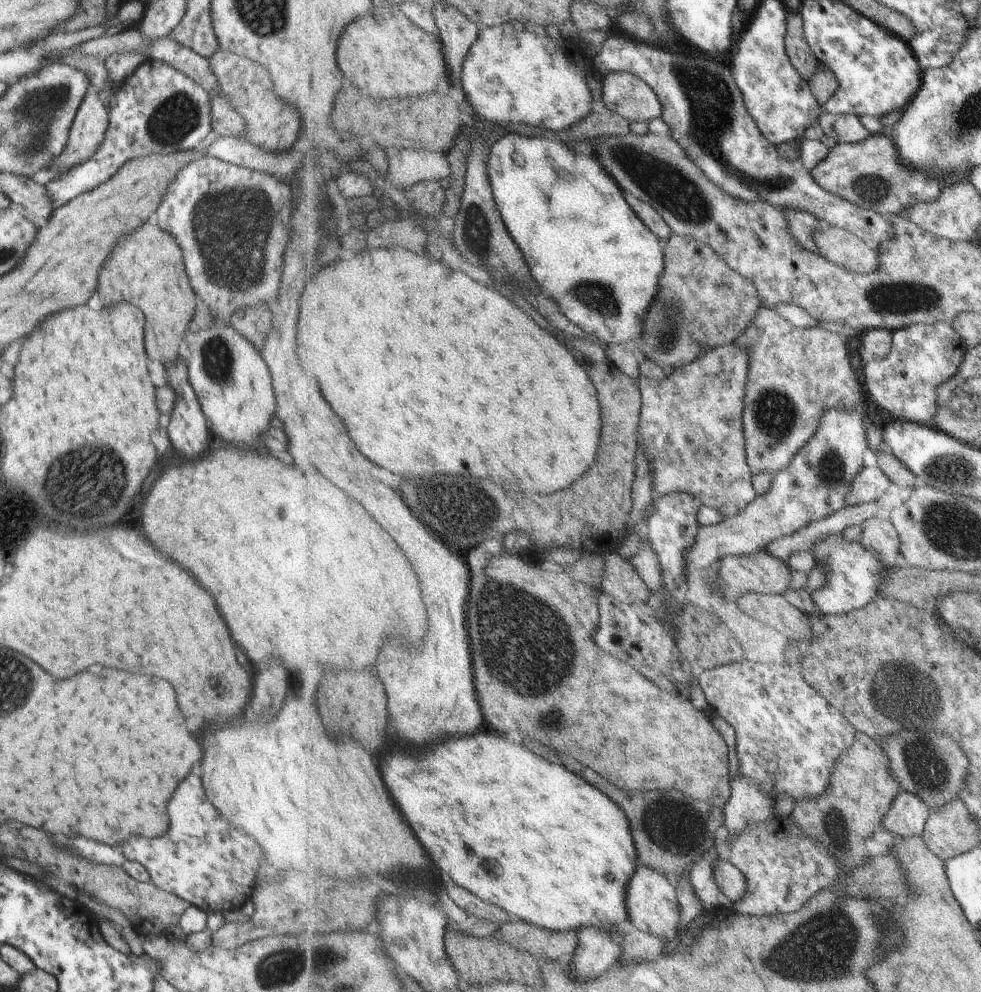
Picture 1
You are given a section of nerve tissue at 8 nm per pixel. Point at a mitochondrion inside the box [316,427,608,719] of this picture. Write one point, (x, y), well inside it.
(539, 626)

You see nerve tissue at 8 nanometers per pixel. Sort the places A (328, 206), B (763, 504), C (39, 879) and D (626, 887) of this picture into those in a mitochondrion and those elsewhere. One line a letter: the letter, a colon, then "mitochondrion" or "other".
A: other
B: other
C: other
D: other

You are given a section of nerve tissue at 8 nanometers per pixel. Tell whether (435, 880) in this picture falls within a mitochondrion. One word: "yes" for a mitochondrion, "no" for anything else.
no

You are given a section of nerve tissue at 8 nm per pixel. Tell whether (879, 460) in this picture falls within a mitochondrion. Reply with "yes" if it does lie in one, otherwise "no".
no

